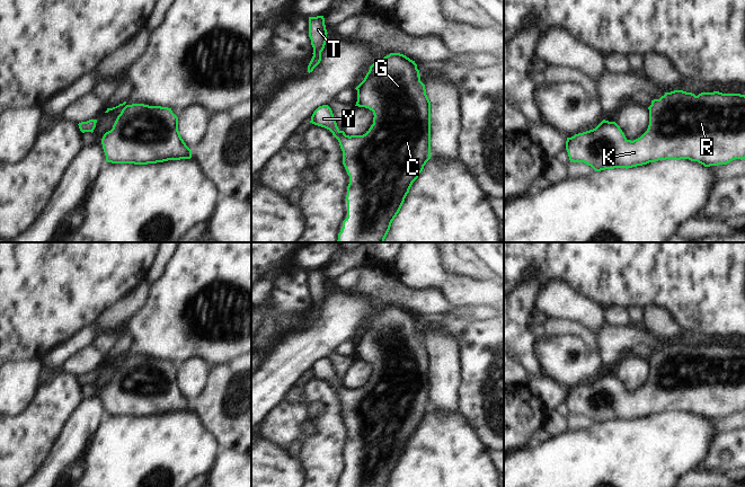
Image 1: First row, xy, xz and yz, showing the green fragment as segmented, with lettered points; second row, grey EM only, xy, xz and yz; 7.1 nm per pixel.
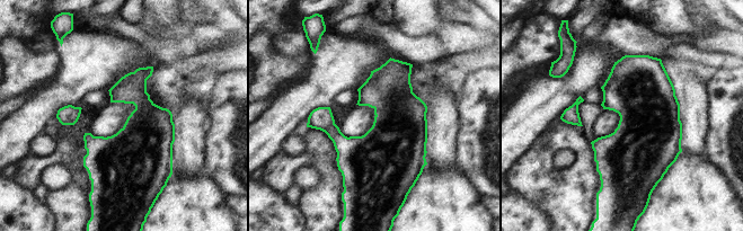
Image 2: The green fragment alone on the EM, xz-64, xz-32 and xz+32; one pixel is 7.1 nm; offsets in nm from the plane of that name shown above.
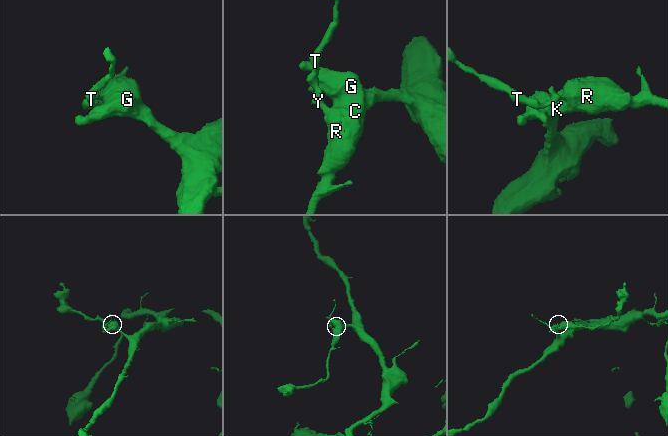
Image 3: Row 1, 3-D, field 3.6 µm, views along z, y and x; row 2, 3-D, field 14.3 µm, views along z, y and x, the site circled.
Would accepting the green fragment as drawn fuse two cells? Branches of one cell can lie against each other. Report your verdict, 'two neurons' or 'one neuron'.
one neuron

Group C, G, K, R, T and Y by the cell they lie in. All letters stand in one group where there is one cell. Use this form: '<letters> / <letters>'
C G K R T Y

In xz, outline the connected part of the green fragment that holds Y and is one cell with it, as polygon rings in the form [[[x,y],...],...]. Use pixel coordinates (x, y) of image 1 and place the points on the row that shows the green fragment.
[[[390,53],[370,67],[364,80],[355,88],[355,106],[373,112],[373,124],[363,135],[346,135],[340,131],[328,105],[319,106],[310,123],[329,130],[338,140],[343,151],[343,165],[349,176],[347,186],[347,218],[338,233],[338,242],[384,242],[391,223],[399,213],[413,183],[431,159],[431,101],[425,85],[420,81],[415,61],[400,53]]]

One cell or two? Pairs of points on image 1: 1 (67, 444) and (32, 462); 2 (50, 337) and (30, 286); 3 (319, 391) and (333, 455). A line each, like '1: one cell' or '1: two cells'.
1: two cells
2: one cell
3: one cell

